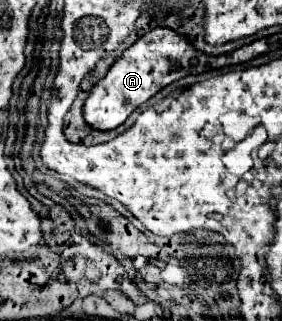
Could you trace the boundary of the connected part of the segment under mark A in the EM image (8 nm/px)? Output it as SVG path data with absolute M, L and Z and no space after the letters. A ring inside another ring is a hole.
M155 27L153 31L145 33L137 43L133 43L127 51L121 53L121 57L113 63L113 67L107 71L107 75L91 89L91 93L83 105L85 121L99 131L115 129L139 105L143 105L147 99L151 99L165 85L169 85L185 75L191 75L191 73L203 73L207 69L235 65L235 63L243 63L243 61L255 57L255 49L249 51L247 47L237 49L233 55L219 55L219 57L211 57L205 53L201 55L193 47L193 43L187 39L189 37L185 37L173 29L167 29L167 27Z

